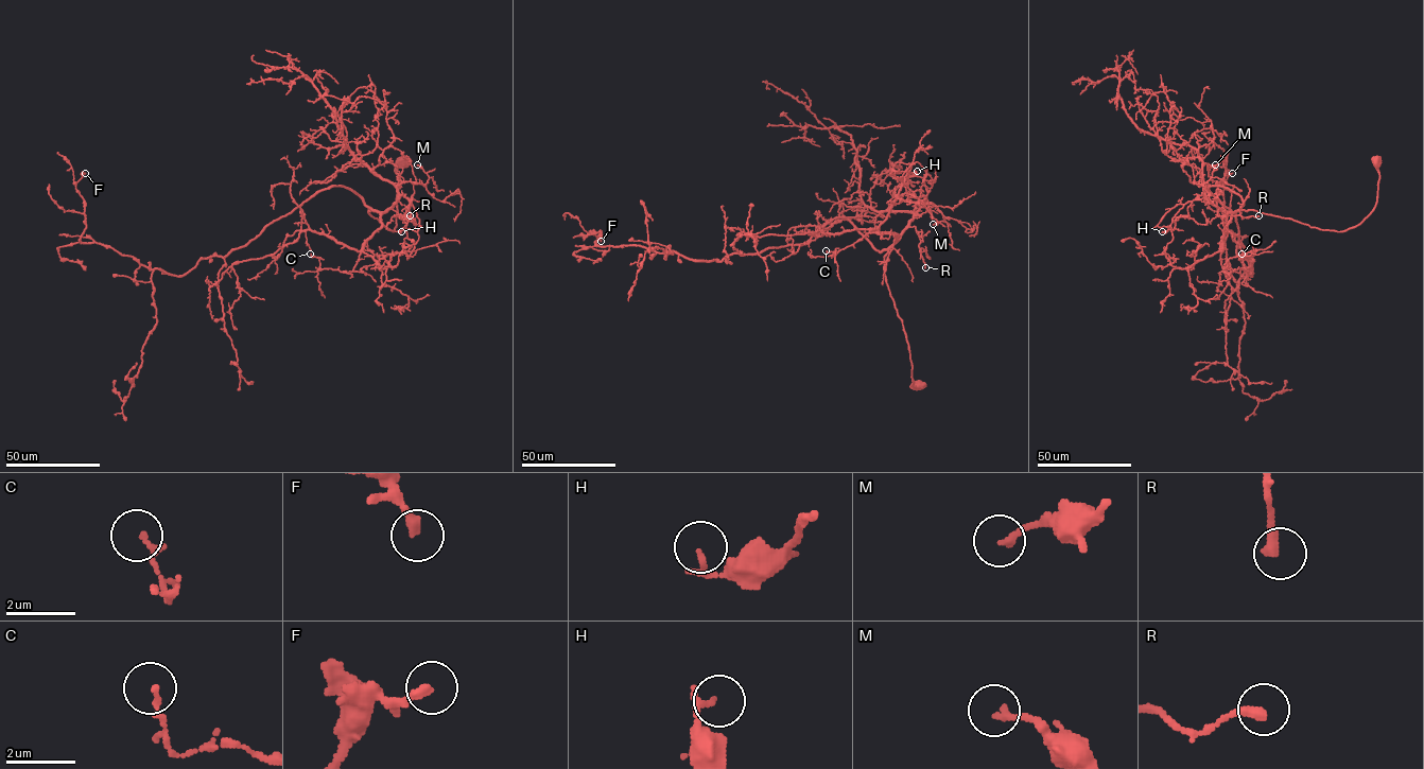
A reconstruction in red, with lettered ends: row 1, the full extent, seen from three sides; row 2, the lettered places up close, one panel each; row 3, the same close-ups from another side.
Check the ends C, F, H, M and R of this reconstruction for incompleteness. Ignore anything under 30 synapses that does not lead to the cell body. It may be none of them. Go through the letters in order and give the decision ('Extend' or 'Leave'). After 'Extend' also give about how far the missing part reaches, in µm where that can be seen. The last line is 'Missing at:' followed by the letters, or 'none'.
C: Leave
F: Leave
H: Leave
M: Leave
R: Leave
Missing at: none

